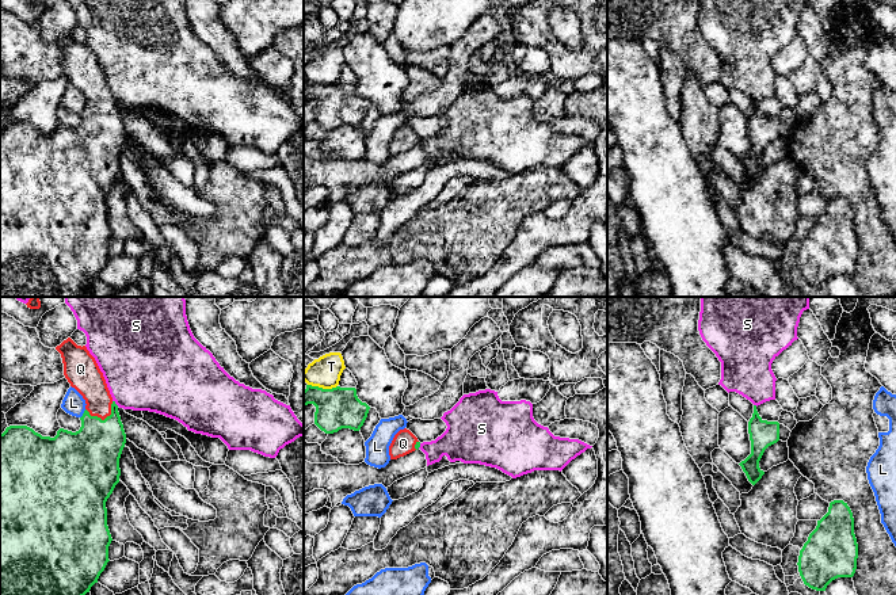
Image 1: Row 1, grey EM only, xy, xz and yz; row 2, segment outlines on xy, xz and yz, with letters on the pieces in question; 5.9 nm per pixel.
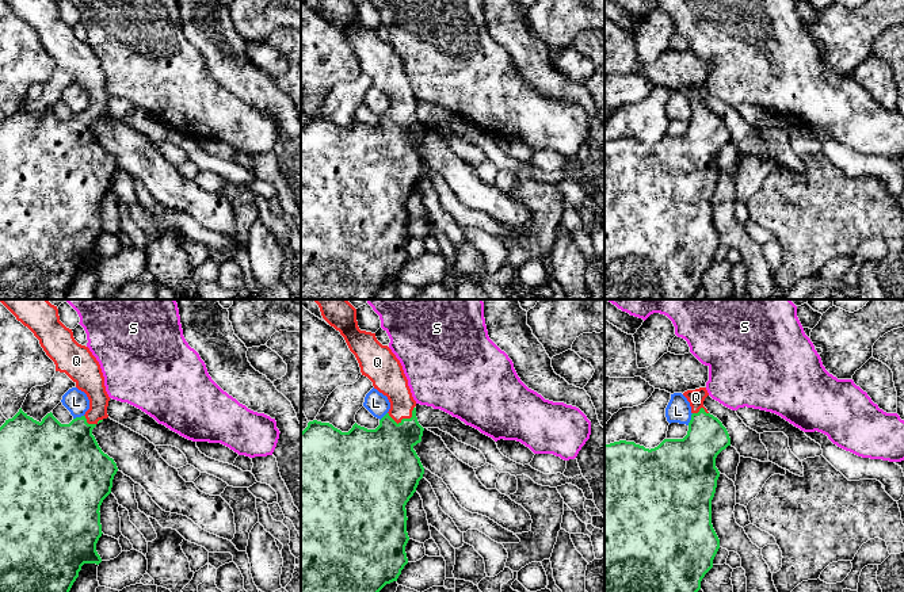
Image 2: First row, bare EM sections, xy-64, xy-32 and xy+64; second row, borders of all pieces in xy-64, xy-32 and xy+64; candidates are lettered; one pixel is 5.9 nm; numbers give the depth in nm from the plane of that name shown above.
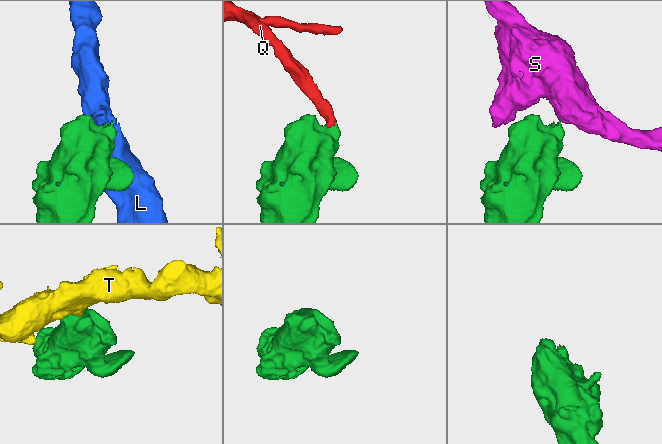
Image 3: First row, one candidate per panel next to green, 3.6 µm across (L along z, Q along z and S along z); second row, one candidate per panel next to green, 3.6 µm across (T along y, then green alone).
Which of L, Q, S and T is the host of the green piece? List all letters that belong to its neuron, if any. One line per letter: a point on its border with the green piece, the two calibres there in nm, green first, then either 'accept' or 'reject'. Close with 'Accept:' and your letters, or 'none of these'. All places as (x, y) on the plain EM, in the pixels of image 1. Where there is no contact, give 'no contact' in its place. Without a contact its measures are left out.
L: xy (83, 110) | 320/130 nm | reject
Q: xy (105, 115) | 360/180 nm | accept
S: xy (114, 99) | 280/460 nm | reject
T: xz (321, 84) | 240/180 nm | reject
Accept: Q

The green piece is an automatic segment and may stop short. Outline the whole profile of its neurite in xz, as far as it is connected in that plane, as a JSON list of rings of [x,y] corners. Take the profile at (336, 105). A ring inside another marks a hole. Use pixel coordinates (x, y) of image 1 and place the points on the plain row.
[[[306,81],[304,102],[316,103],[314,121],[325,130],[338,129],[342,125],[359,127],[370,103],[357,92],[355,84],[323,85]]]

